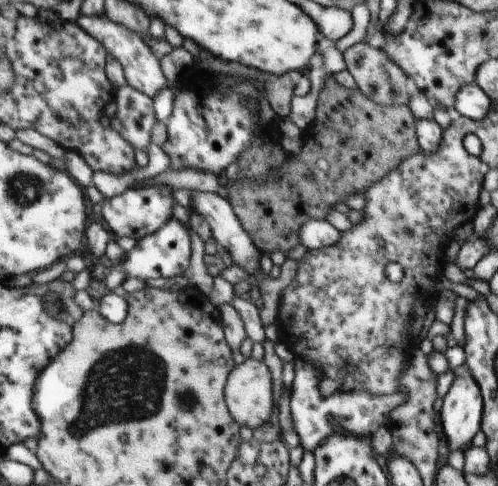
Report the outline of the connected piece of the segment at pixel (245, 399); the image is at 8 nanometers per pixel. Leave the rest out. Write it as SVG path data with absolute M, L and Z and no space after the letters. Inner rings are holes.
M249 356L236 364L226 380L224 400L230 415L239 426L253 430L264 425L276 408L272 397L272 380L265 363Z

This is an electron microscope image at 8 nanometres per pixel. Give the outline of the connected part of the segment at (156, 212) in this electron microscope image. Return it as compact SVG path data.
M145 185L129 187L121 194L104 198L101 202L101 217L107 222L109 233L115 238L128 236L139 241L145 235L157 232L171 218L171 189L166 186Z

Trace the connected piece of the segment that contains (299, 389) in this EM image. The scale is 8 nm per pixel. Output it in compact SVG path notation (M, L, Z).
M301 357L293 360L294 377L290 386L290 416L292 418L293 430L298 435L298 444L302 450L313 452L321 441L334 431L335 427L341 425L346 433L350 435L371 435L381 425L387 422L389 411L404 401L406 395L395 391L388 395L369 396L365 389L352 391L340 391L337 389L329 396L319 394L319 382L323 376L319 374L320 368L307 362Z

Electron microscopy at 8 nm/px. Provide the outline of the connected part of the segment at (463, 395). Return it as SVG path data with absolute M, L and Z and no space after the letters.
M467 373L456 377L442 397L441 408L438 410L439 422L448 444L448 450L463 452L471 446L470 440L481 429L482 422L482 395L477 390L477 382Z

